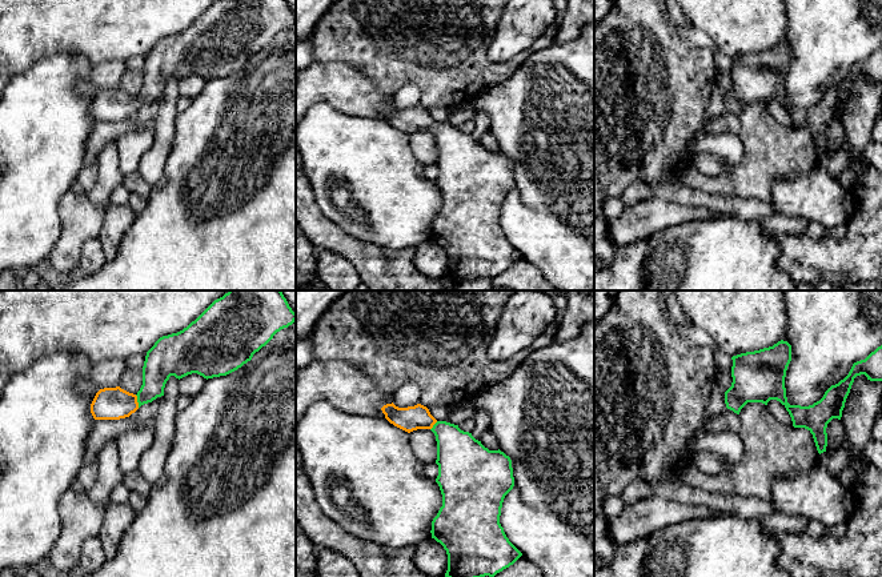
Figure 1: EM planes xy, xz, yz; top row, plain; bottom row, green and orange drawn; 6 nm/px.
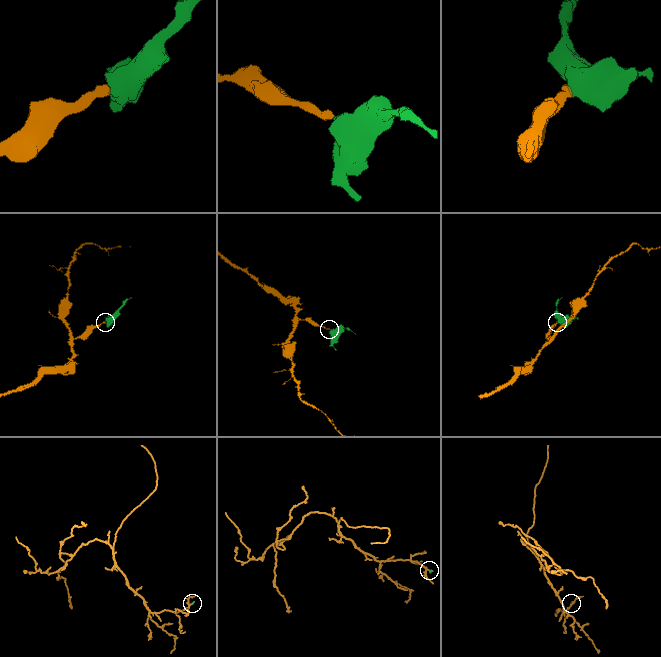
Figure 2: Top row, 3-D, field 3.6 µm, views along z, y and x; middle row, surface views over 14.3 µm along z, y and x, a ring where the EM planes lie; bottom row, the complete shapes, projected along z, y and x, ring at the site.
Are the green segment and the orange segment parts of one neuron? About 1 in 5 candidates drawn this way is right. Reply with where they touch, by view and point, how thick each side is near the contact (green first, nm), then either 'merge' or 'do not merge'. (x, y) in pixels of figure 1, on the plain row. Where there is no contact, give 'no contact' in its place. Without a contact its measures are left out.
xy (137, 103) | 180/190 nm | merge

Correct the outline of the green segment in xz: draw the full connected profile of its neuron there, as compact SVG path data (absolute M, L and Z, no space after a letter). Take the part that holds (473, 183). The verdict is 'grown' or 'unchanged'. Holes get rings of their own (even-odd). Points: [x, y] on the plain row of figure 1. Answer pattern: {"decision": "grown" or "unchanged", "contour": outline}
{"decision": "grown", "contour": "M392 104L384 107L381 112L390 125L408 135L430 131L436 137L438 167L436 184L442 196L442 208L432 223L430 235L432 240L446 252L445 279L457 285L485 277L494 279L513 267L522 255L509 243L500 225L504 200L514 188L510 159L500 151L489 152L458 127L437 123L421 105L398 109Z"}

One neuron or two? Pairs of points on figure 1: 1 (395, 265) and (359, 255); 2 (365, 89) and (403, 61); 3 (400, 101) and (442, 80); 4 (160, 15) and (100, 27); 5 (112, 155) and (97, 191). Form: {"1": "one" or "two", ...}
{"1": "one", "2": "two", "3": "two", "4": "one", "5": "one"}

